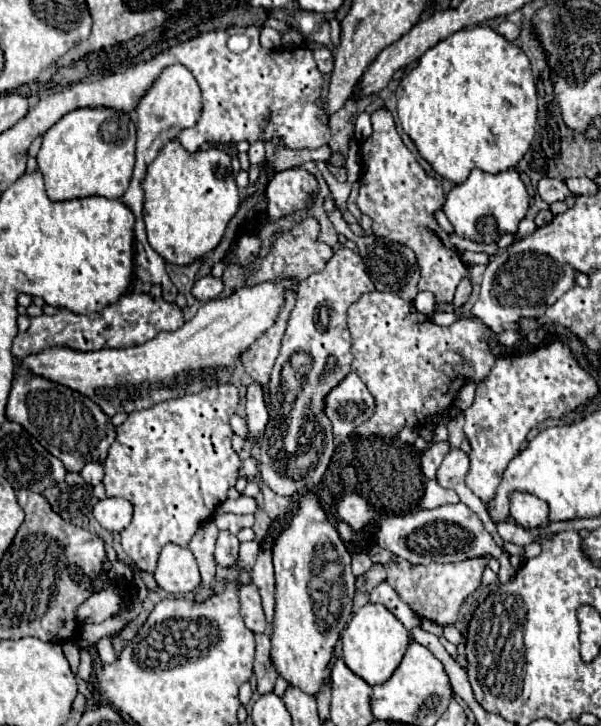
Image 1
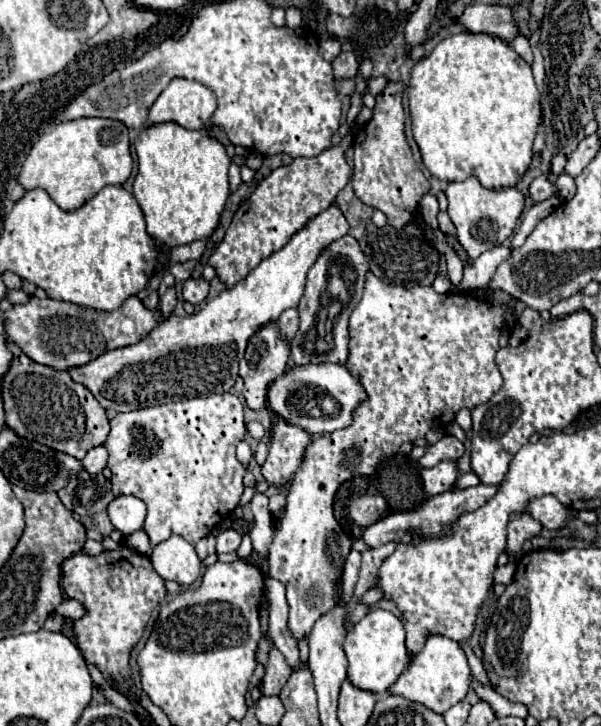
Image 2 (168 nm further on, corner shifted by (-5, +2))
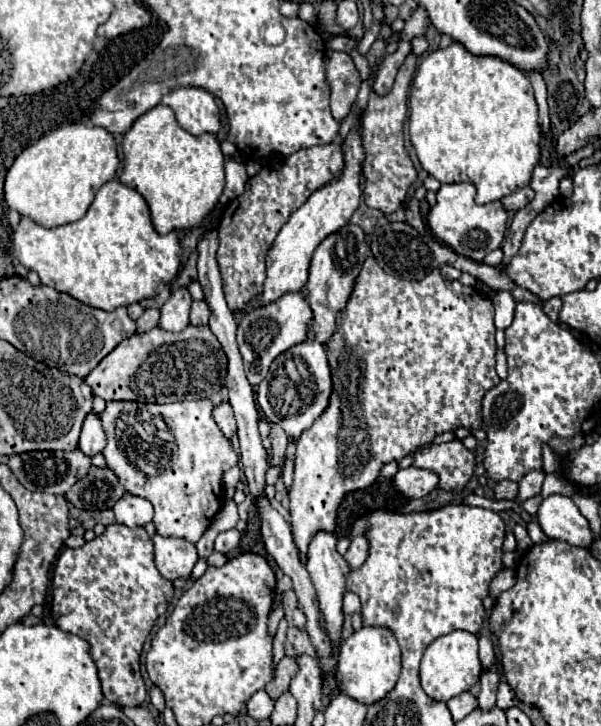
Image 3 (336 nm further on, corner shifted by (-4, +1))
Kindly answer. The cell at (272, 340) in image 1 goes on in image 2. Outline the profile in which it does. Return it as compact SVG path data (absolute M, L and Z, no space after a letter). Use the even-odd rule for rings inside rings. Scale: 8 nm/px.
M289 308L281 314L281 318L277 320L277 328L279 328L279 336L285 342L291 342L291 338L295 336L297 328L299 328L299 314L297 308Z

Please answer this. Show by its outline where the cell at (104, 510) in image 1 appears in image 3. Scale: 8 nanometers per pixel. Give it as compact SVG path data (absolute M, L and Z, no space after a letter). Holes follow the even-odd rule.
M126 495L122 501L114 505L116 521L126 525L126 527L144 527L146 523L152 521L152 505L148 499L136 497L136 495Z

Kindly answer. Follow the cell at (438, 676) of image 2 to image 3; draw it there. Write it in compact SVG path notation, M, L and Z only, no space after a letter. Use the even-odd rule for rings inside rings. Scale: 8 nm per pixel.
M462 629L432 641L426 647L422 665L420 665L422 689L436 701L448 701L450 697L456 697L458 693L468 691L472 685L478 683L480 673L482 673L482 663L478 657L478 637Z

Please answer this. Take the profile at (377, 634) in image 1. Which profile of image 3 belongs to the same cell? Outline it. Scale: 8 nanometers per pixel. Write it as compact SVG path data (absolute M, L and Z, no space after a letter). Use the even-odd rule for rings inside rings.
M362 627L360 631L352 633L338 651L338 681L342 685L342 691L364 703L376 703L382 697L386 697L398 677L400 677L400 647L396 643L396 637L384 629L384 627Z

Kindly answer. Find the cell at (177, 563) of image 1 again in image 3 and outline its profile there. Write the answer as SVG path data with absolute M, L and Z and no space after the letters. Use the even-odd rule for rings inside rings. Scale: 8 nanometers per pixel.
M154 535L152 539L154 539L154 563L158 571L170 581L186 579L198 561L196 547L188 541L174 537Z

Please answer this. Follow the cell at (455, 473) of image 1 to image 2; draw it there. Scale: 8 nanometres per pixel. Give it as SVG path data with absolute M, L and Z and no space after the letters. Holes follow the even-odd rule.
M445 460L445 462L437 464L435 468L427 468L427 470L423 468L421 476L423 476L423 488L429 496L443 494L453 488L453 484L459 476L459 466L455 460Z

